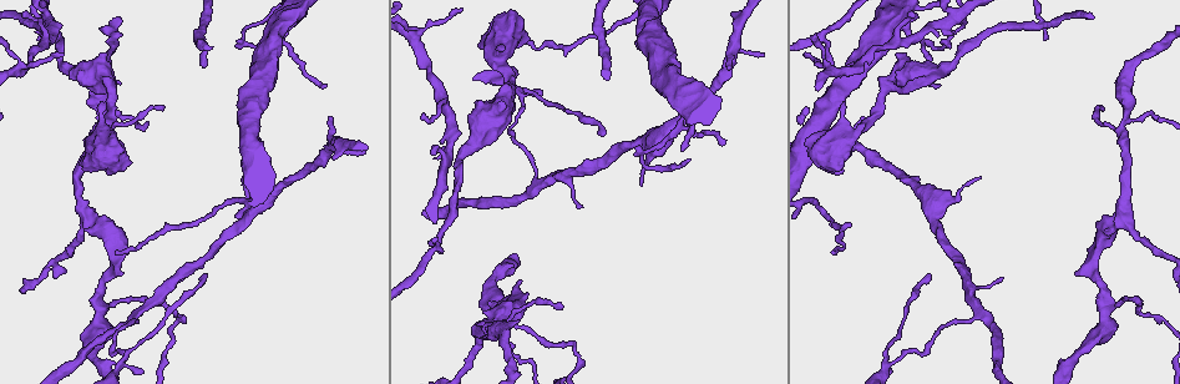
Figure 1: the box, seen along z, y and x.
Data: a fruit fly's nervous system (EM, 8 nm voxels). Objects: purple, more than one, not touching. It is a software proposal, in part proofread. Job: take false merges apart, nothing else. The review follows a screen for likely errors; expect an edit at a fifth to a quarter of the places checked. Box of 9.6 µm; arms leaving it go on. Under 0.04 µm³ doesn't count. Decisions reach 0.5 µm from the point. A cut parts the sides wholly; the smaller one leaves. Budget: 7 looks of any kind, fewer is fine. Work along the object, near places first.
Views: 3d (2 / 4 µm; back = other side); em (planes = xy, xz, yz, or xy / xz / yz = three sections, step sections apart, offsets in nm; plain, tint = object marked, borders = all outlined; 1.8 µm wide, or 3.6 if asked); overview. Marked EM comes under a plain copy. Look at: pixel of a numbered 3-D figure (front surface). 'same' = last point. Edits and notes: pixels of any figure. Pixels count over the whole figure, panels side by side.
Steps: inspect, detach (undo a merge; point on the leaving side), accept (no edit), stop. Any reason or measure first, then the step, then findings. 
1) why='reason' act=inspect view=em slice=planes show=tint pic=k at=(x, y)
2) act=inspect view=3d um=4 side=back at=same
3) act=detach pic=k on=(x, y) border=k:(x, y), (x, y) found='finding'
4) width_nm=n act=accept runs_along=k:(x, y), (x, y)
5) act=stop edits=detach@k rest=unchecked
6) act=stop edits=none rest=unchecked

why='small branch off a trunk' act=inspect view=em slice=planes show=tint pic=1 at=(1125, 120)

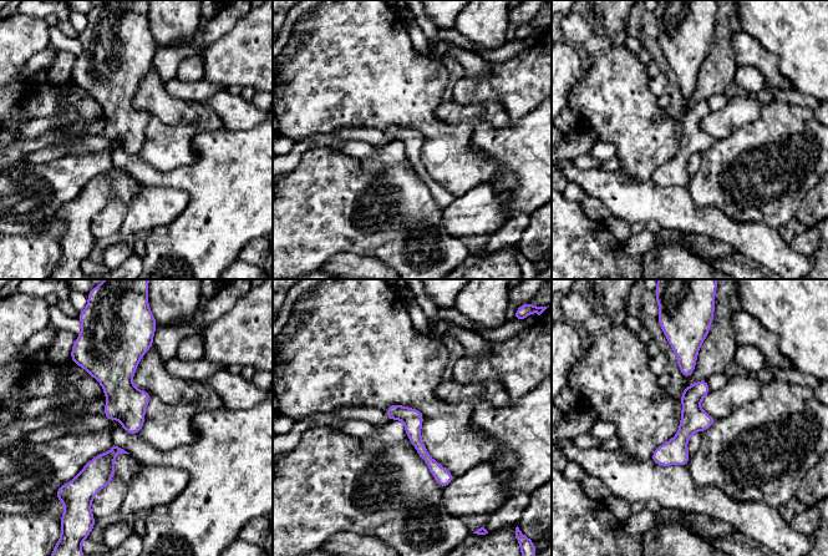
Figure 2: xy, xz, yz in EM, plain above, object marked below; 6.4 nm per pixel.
width_nm=130 act=accept runs_along=2:(394, 407), (445, 483) found='one neuron here'

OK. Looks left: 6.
why='abrupt turn' act=inspect view=em slice=yz step=4 show=tint pic=1 at=(241, 38)

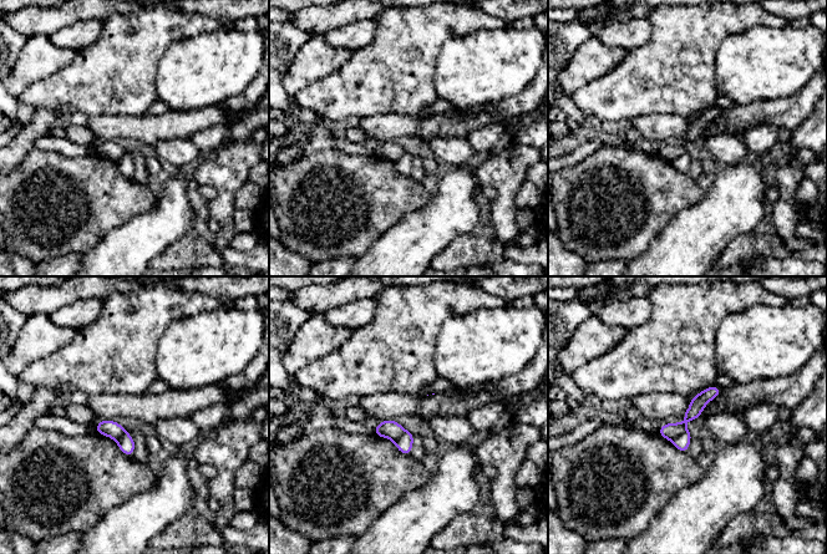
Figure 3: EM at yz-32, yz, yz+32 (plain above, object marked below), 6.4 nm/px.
act=detach pic=3 on=(669, 431) border=3:(686, 430), (671, 441) found='a second neuron is stuck on'

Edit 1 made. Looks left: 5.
why='three-way junction' act=inspect view=3d um=2 pic=1 at=(35, 28)

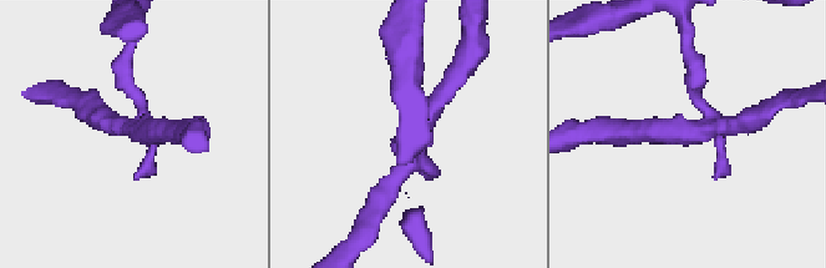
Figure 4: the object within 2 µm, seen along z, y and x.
arms=3 act=inspect view=em slice=planes show=tint pic=4 at=(693, 130)

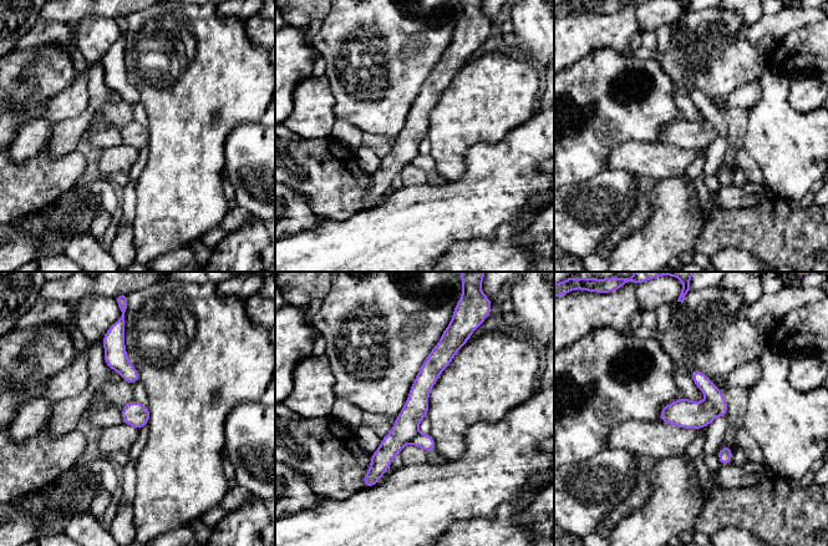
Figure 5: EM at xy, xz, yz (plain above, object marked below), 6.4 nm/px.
act=detach pic=5 on=(712, 393) part_leaving=5:(696, 373), (716, 397), (724, 413) found='a second neuron is stuck on'

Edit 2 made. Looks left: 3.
act=stop edits=detach@3,detach@5 rest=unchecked

